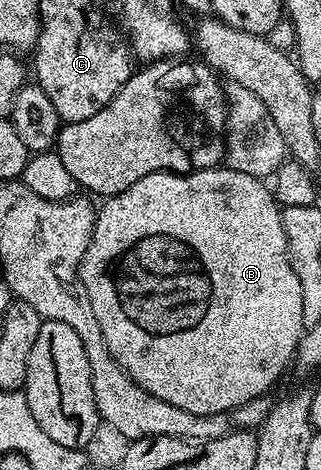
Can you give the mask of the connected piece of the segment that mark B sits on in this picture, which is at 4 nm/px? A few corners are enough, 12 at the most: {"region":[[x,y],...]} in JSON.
{"region":[[225,166],[97,209],[78,276],[148,394],[265,396],[304,329],[282,208]]}

